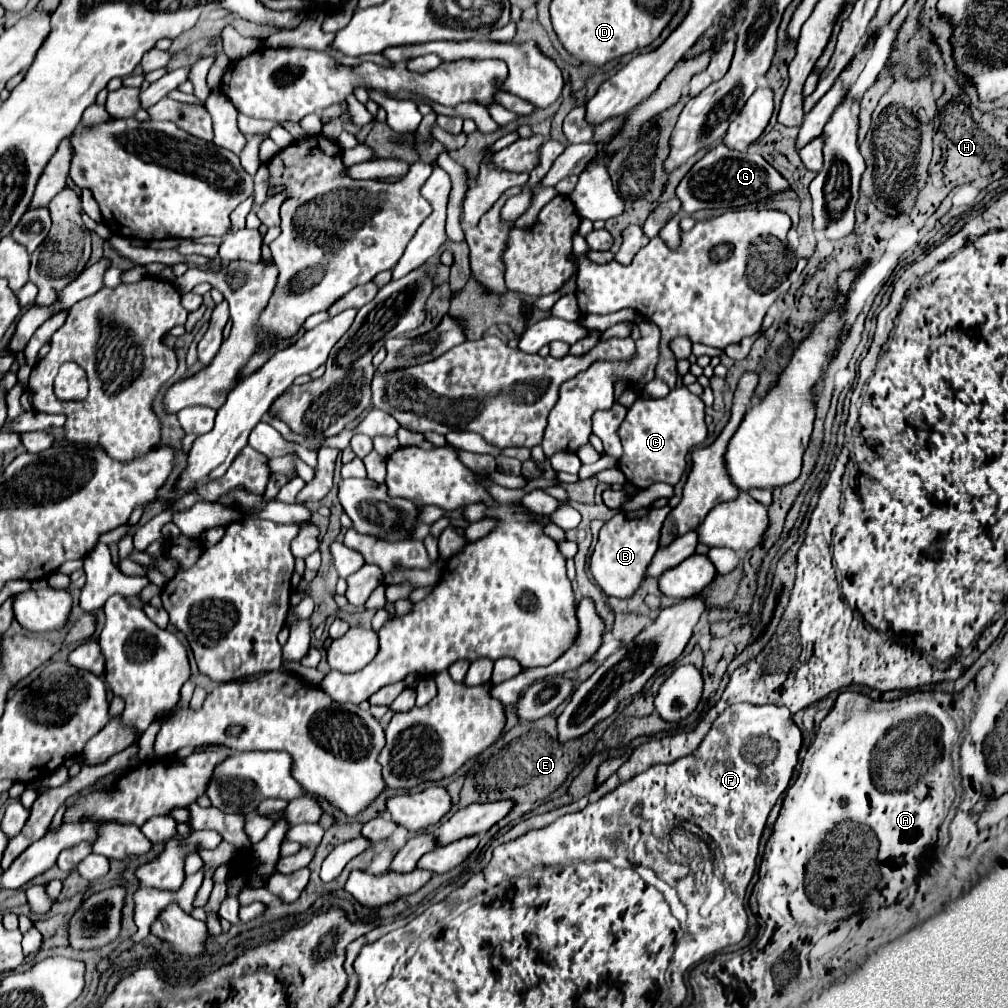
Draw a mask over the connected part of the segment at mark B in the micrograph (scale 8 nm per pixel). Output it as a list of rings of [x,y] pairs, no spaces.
[[[670,506],[644,508],[638,512],[620,510],[602,526],[594,552],[590,556],[590,574],[606,596],[630,598],[636,594],[636,590],[644,582],[644,570],[648,570],[648,562],[652,562],[658,550],[660,528],[670,510]]]

